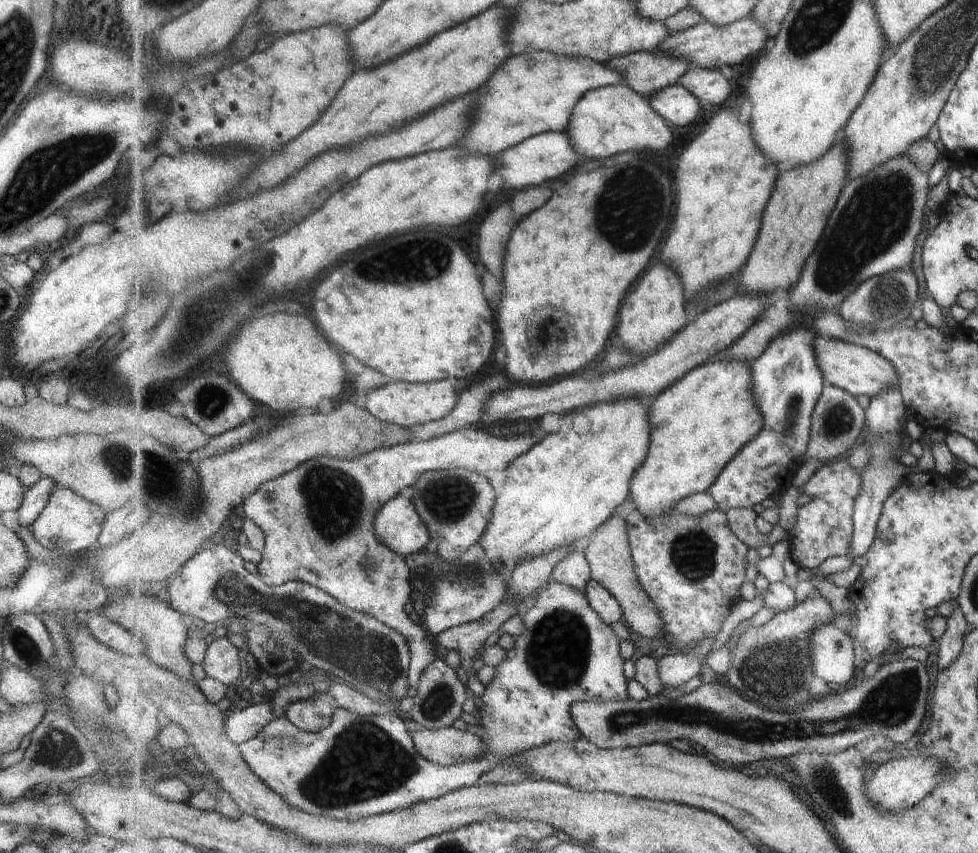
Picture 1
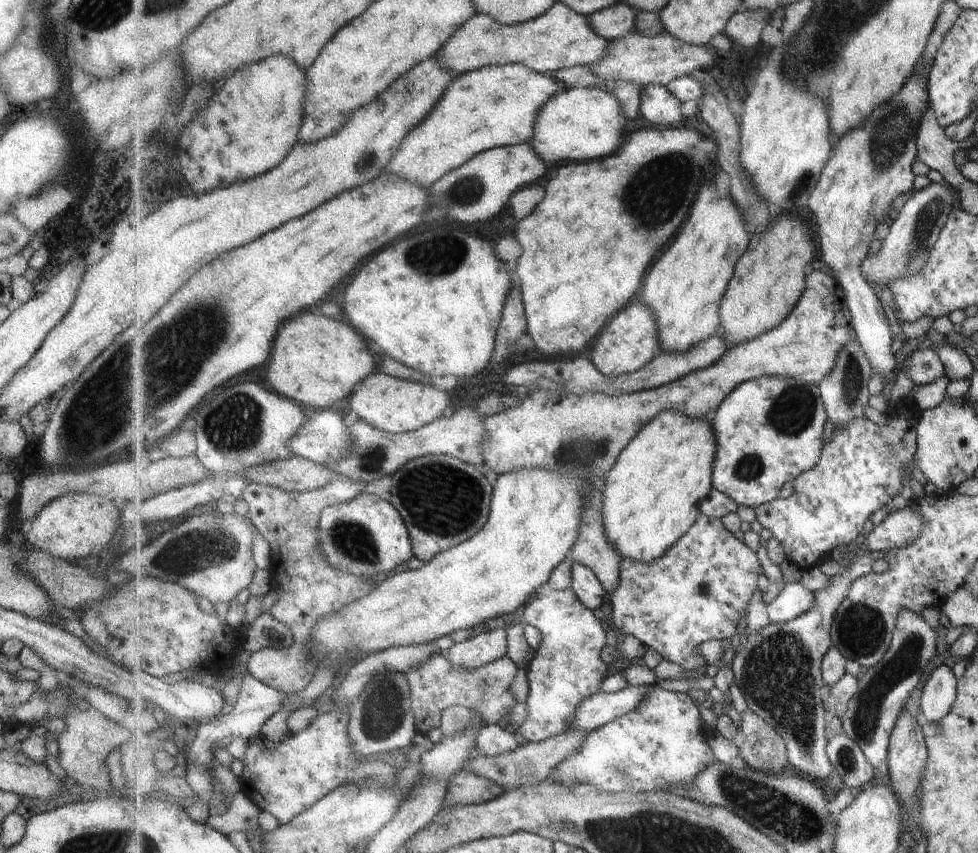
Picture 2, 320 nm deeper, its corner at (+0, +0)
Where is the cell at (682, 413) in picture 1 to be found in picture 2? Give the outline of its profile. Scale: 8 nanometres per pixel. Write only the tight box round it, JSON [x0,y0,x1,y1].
[601,411,716,564]

